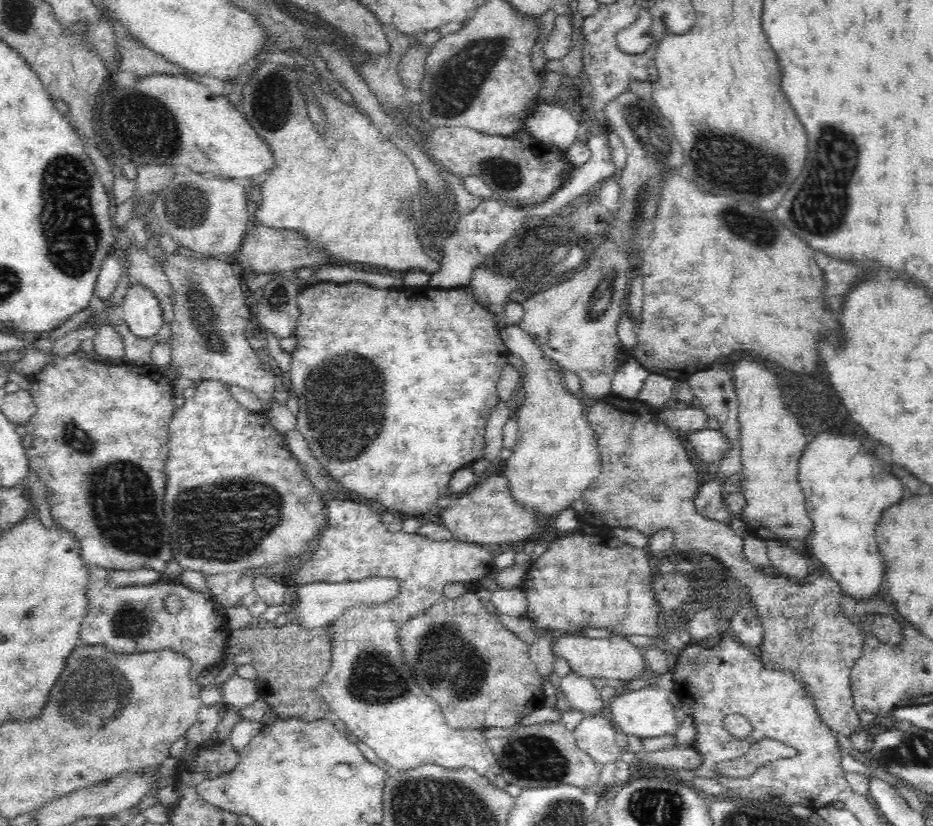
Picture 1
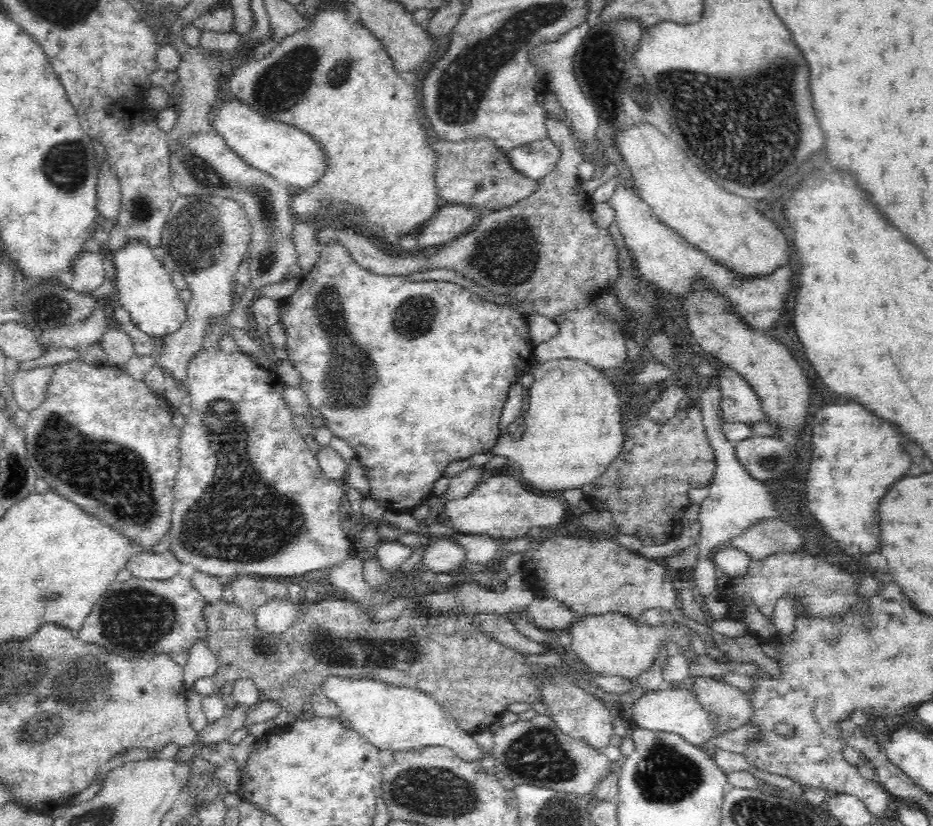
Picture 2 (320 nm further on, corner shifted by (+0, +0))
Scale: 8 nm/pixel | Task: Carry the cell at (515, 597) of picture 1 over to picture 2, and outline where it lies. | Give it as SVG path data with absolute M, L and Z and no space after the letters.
M552 597L535 598L526 608L529 624L543 630L567 629L579 617L574 609Z

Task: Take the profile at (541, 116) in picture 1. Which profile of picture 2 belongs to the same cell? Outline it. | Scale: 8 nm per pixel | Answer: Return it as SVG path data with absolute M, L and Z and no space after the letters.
M548 138L528 142L507 151L509 163L524 176L539 181L554 170L560 158L560 149Z

